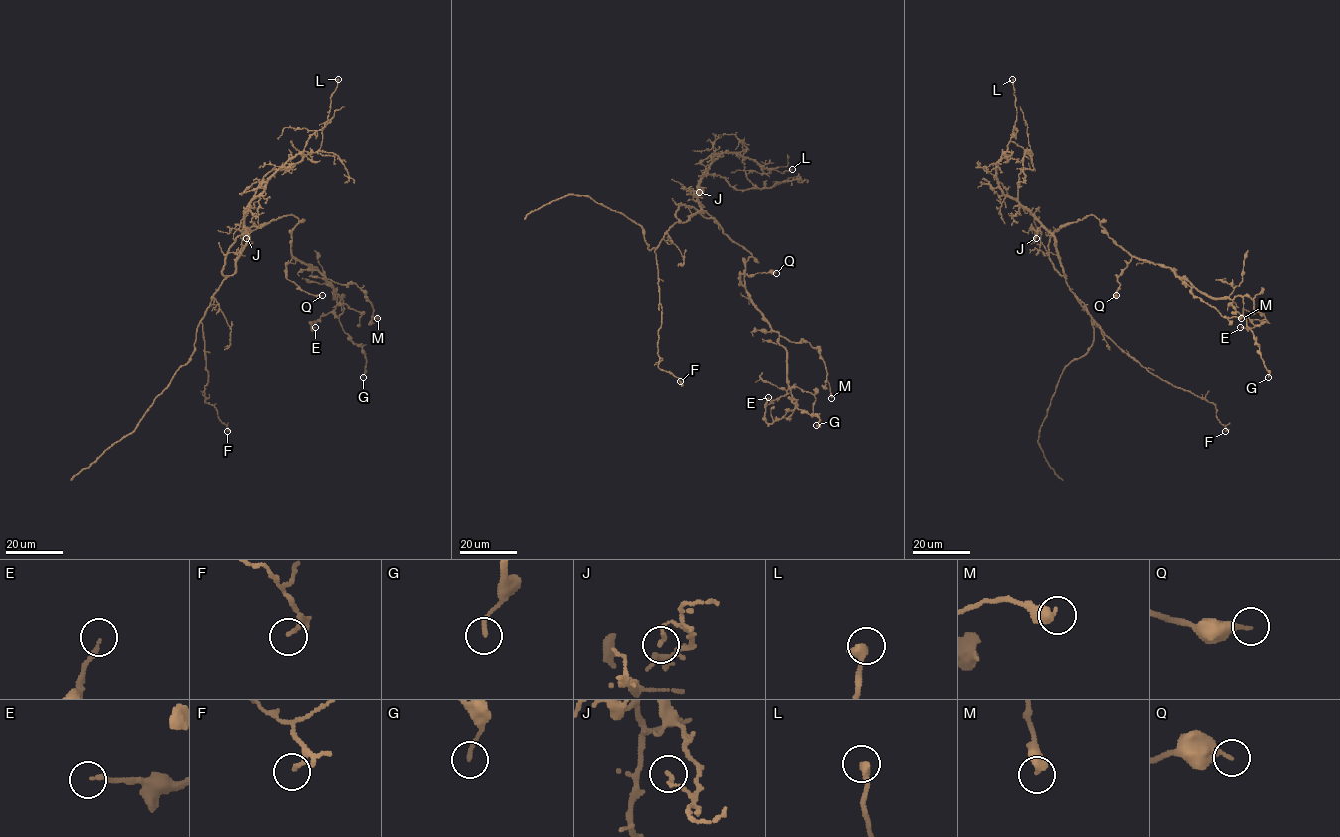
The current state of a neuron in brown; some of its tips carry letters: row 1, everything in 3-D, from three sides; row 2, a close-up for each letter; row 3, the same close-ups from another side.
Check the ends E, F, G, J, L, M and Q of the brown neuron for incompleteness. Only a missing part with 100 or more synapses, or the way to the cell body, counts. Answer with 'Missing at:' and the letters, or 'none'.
Missing at: none

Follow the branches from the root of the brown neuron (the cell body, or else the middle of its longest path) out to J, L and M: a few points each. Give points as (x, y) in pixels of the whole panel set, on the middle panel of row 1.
J: (707, 212), (702, 209), (697, 199), (703, 192), (699, 192)
L: (707, 212), (702, 209), (698, 199), (698, 181), (719, 155), (739, 153), (762, 167), (781, 173), (792, 169)
M: (707, 212), (751, 254), (745, 263), (744, 287), (769, 326), (791, 342), (805, 340), (819, 349), (831, 398)

